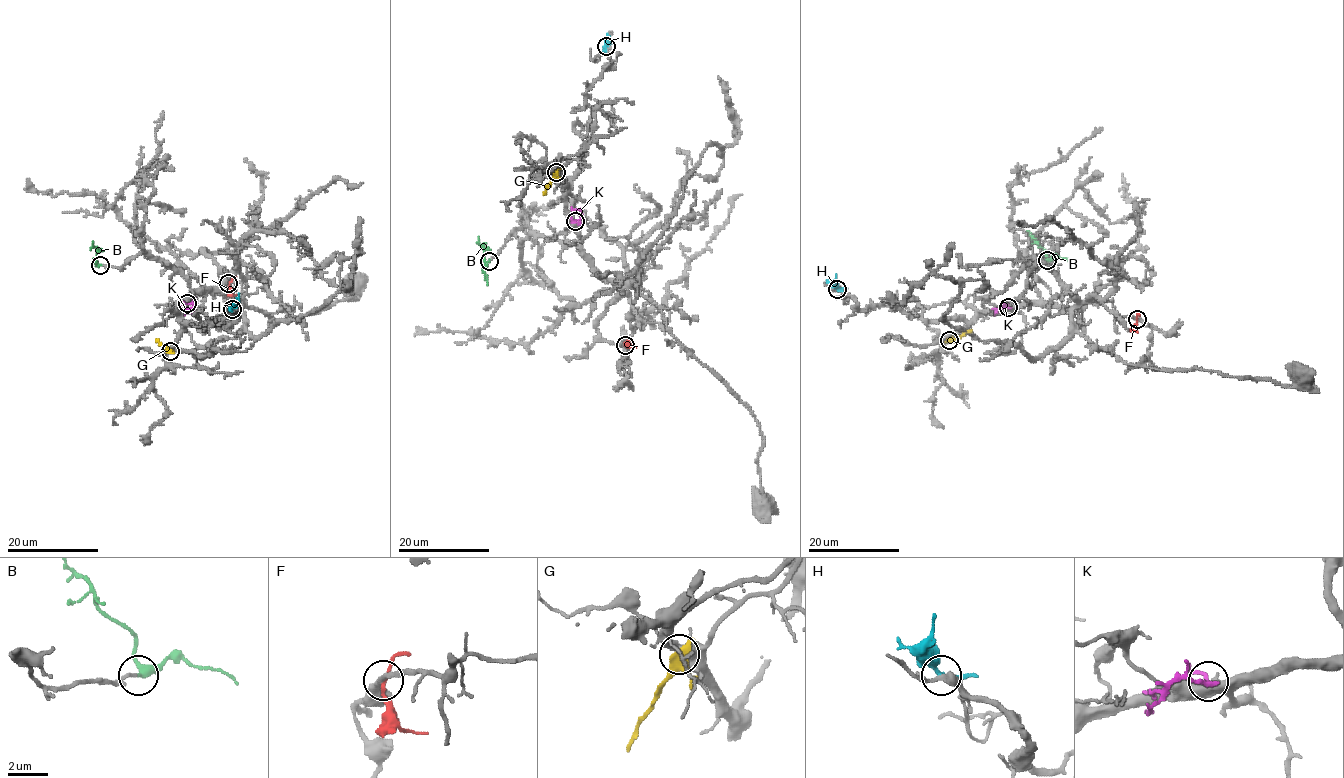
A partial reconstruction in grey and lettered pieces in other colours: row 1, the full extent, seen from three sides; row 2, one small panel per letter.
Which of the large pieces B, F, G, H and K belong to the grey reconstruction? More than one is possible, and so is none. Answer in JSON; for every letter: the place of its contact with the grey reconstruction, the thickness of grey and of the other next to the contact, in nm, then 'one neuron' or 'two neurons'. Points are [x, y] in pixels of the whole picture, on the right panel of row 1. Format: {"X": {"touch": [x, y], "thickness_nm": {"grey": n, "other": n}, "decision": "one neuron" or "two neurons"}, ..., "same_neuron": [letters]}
{"B": {"touch": [1047, 260], "thickness_nm": {"grey": 150, "other": 260}, "decision": "one neuron"}, "F": {"touch": [1137, 319], "thickness_nm": {"grey": 260, "other": 150}, "decision": "two neurons"}, "G": {"touch": [949, 340], "thickness_nm": {"grey": 400, "other": 440}, "decision": "two neurons"}, "H": {"touch": [837, 289], "thickness_nm": {"grey": 280, "other": 240}, "decision": "two neurons"}, "K": {"touch": [1008, 307], "thickness_nm": {"grey": 550, "other": 200}, "decision": "two neurons"}, "same_neuron": ["B"]}

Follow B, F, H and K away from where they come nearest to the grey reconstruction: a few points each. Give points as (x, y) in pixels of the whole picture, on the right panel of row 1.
B: (1047, 259), (1045, 251), (1029, 230)
F: (1137, 318), (1138, 333)
H: (837, 289), (836, 275)
K: (1007, 307), (1001, 306), (993, 314)

